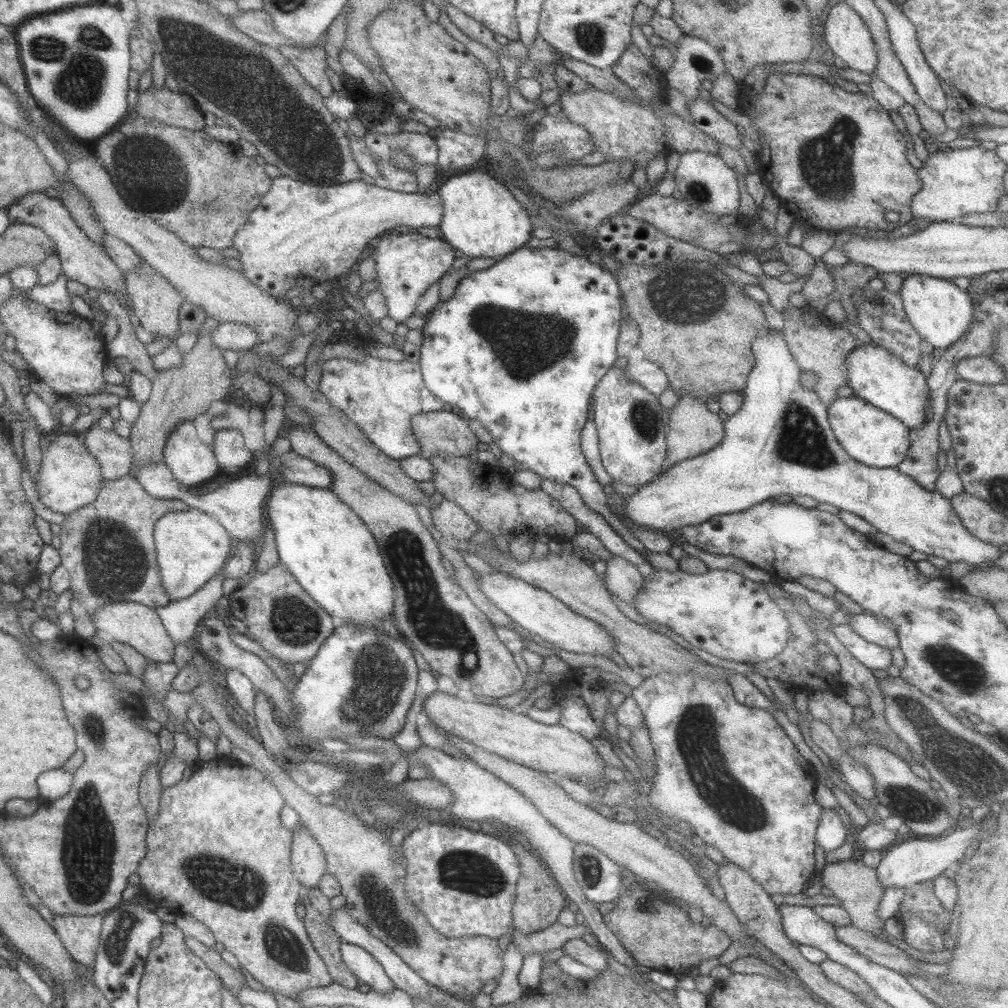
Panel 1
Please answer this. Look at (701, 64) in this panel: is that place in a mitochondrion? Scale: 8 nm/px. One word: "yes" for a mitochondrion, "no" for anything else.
no

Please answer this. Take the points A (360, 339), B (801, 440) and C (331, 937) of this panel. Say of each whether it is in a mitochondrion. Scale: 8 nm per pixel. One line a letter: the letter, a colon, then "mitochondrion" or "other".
A: other
B: mitochondrion
C: other

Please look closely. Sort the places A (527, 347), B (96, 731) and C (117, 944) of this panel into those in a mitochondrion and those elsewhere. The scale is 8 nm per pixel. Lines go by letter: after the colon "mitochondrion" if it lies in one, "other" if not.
A: mitochondrion
B: mitochondrion
C: mitochondrion

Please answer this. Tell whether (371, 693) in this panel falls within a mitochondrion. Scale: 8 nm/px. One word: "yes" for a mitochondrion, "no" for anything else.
yes

